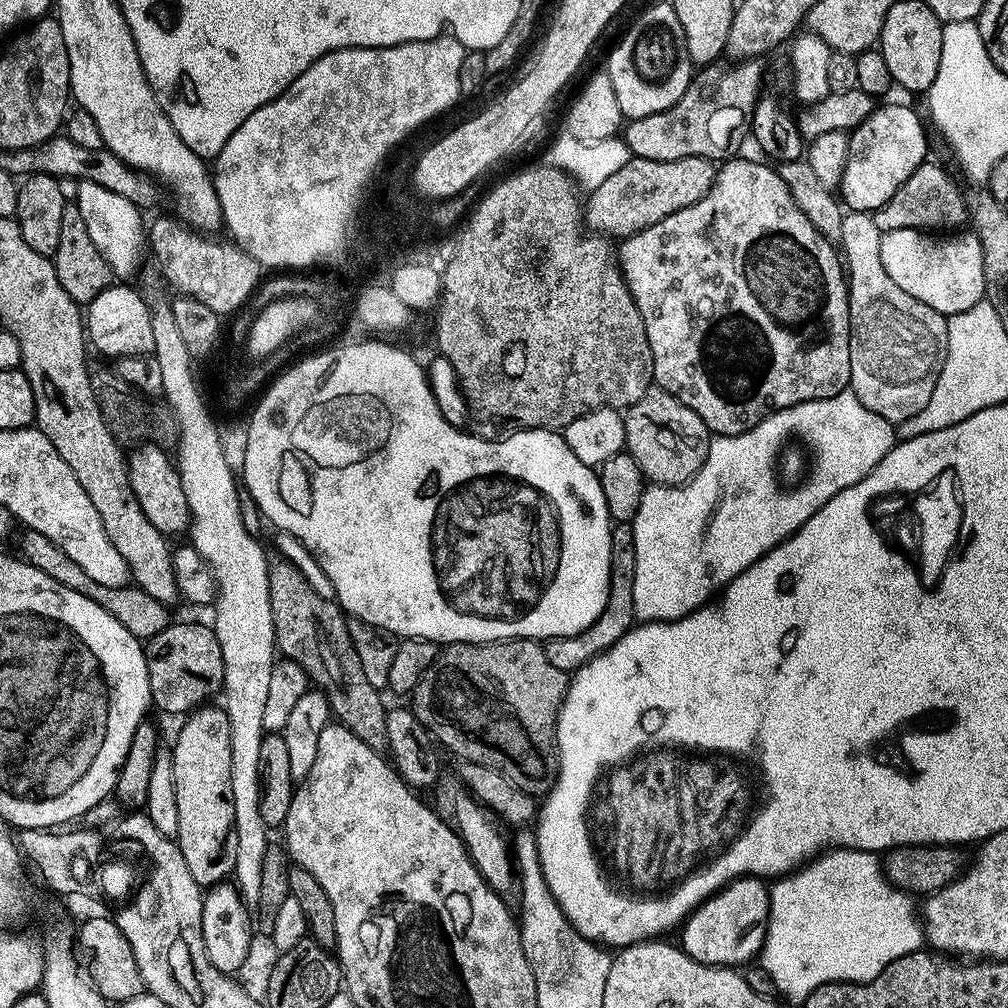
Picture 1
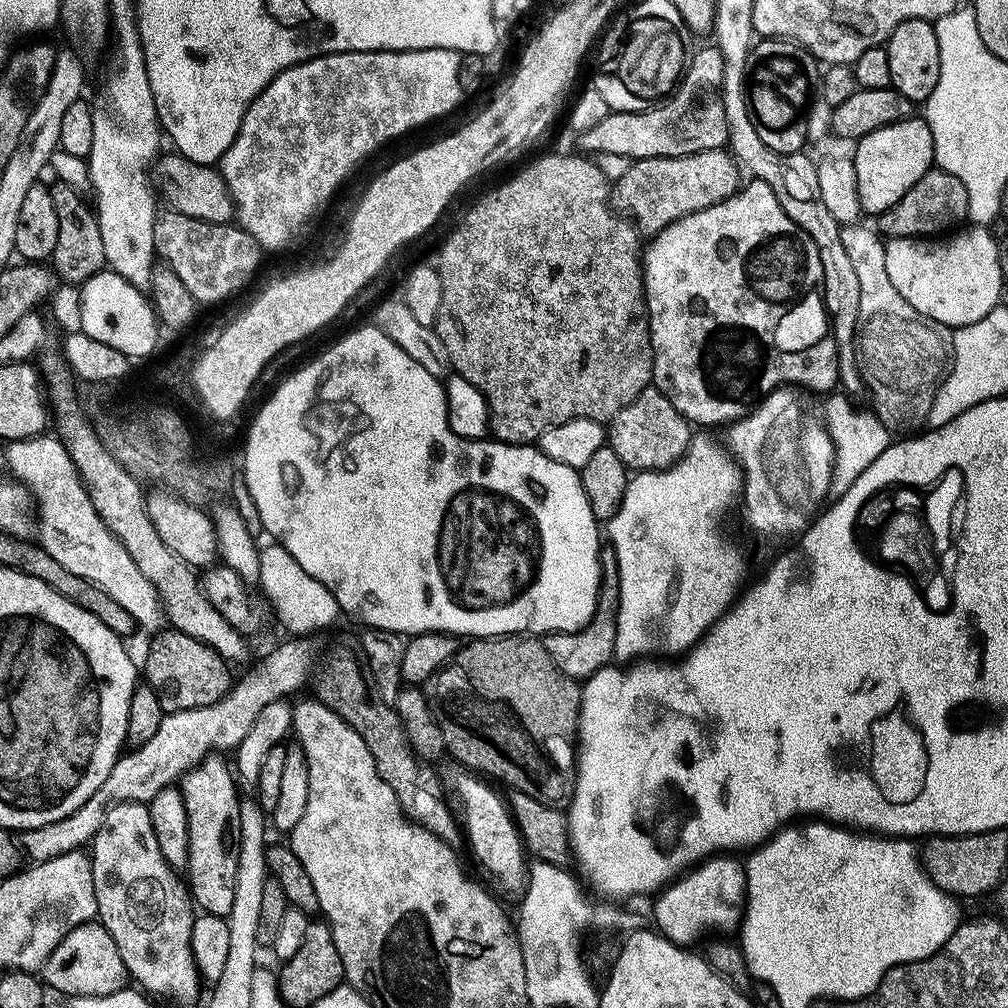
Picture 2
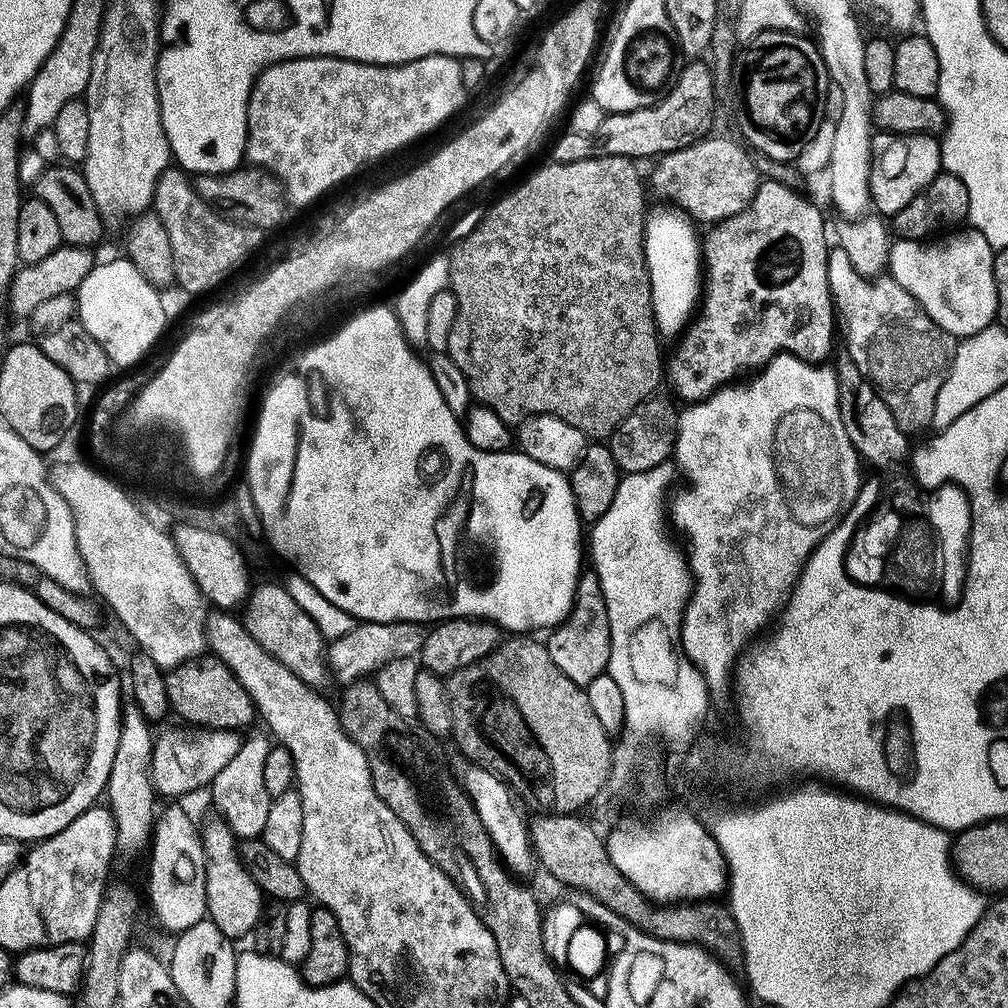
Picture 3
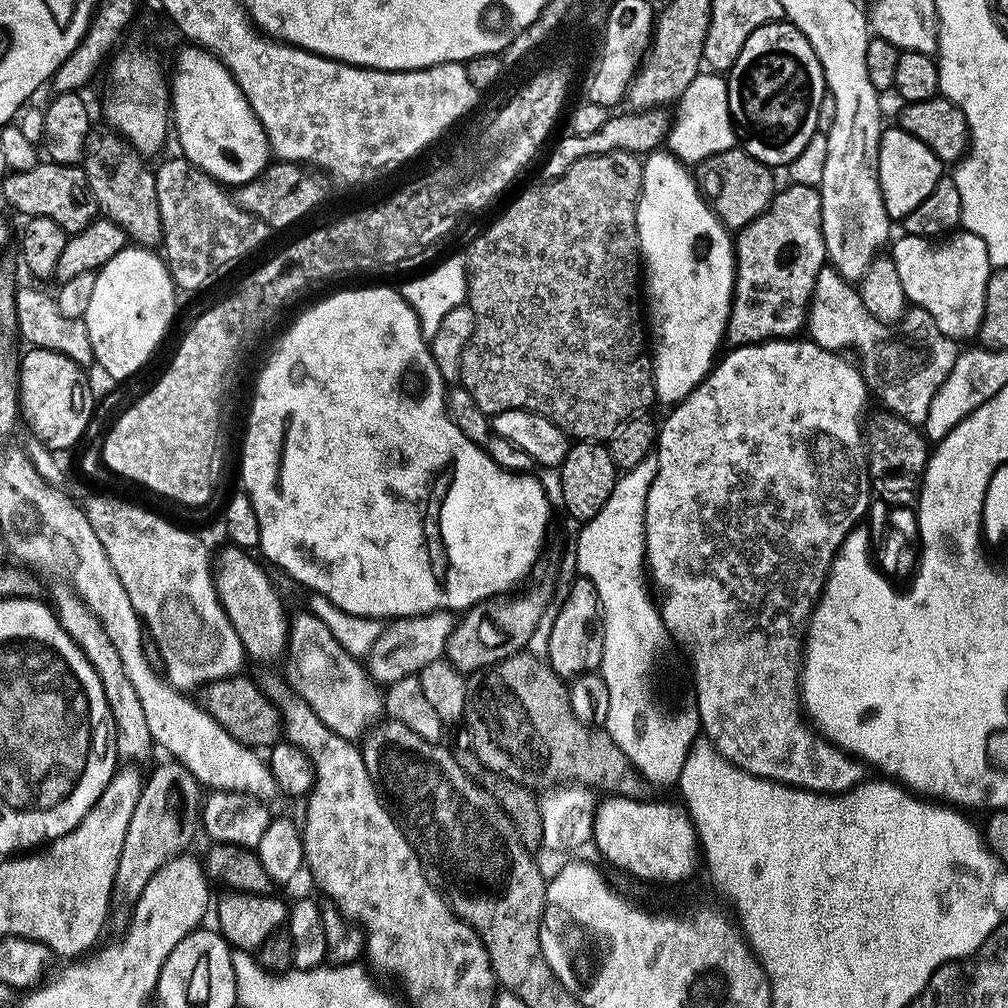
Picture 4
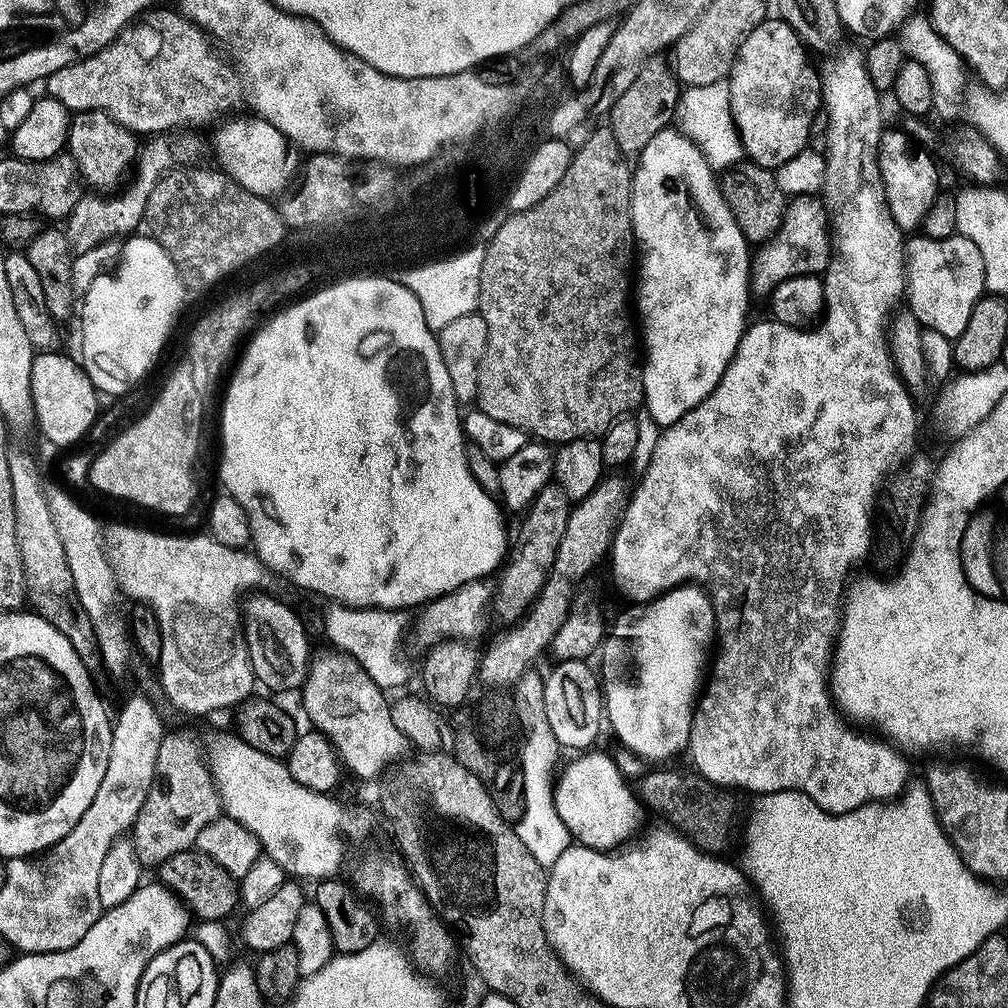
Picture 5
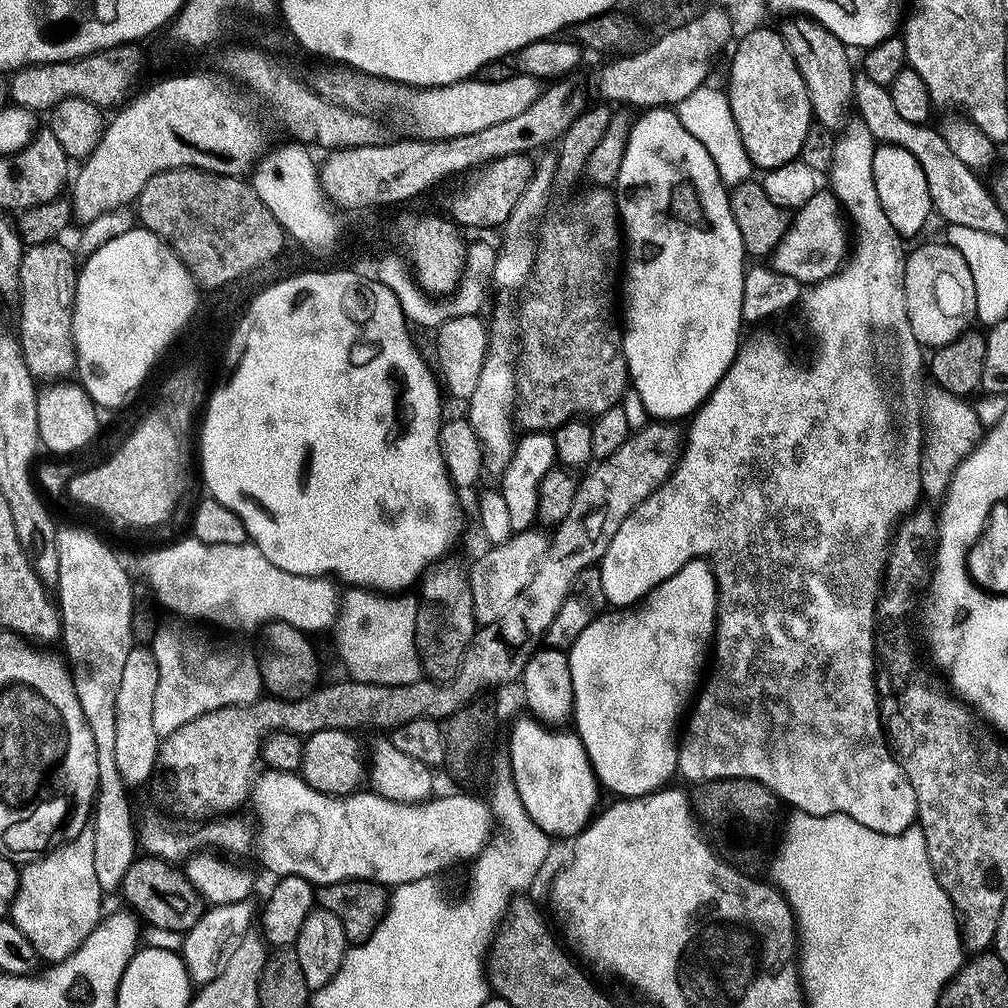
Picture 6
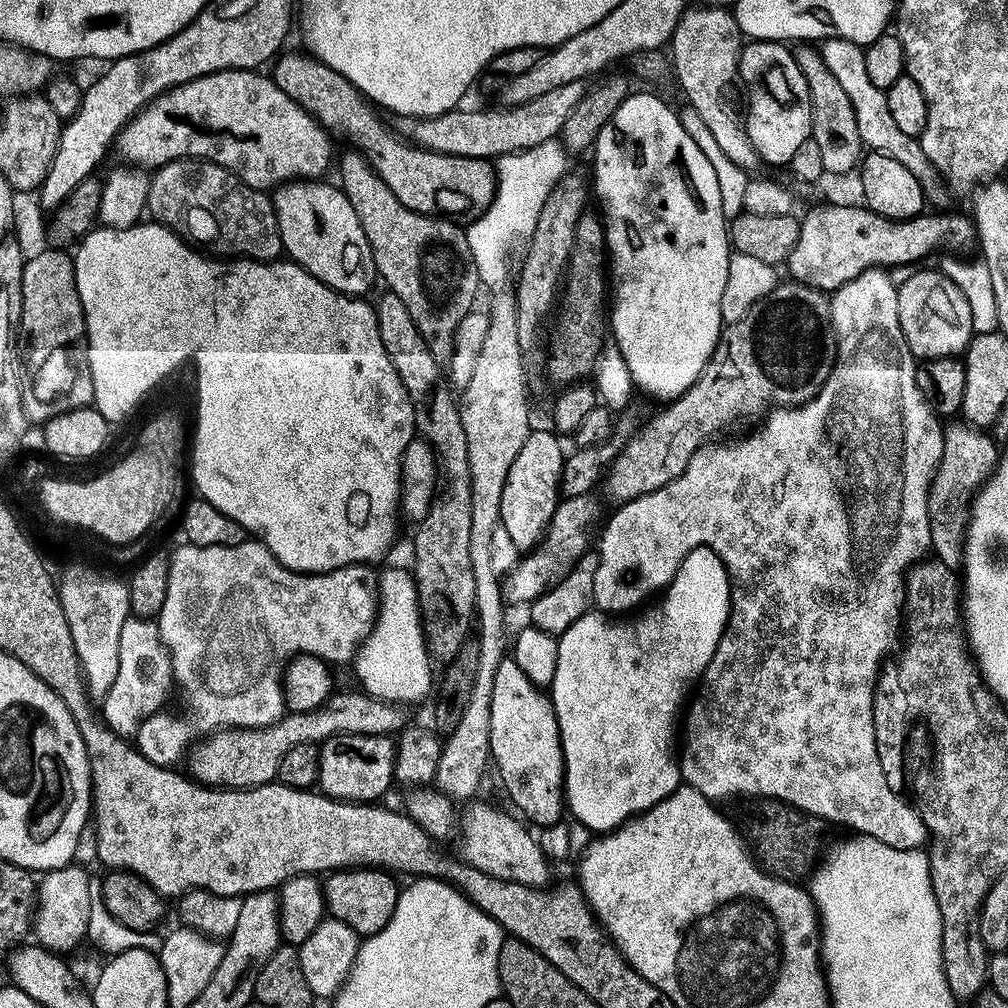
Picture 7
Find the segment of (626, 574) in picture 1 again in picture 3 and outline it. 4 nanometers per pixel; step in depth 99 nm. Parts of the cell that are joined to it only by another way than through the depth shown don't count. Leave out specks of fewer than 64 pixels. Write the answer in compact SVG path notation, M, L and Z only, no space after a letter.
M584 570L576 584L576 597L570 614L561 624L547 633L546 647L554 666L570 678L570 682L587 686L594 678L605 675L610 662L610 614L606 610L606 598L602 594L602 582L594 570Z

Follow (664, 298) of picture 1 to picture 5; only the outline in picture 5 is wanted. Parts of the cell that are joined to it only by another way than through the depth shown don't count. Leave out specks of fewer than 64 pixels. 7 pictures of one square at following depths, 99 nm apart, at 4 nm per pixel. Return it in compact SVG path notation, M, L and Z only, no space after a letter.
M819 195L798 196L787 201L778 230L755 249L750 260L750 288L768 294L783 280L823 273L832 256L828 212Z

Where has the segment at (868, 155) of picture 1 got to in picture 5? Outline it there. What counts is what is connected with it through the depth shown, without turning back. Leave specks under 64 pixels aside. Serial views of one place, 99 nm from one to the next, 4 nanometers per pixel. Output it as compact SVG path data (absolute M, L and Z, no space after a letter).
M885 130L880 133L880 149L876 155L888 209L904 234L912 234L919 229L926 210L930 210L938 195L935 166L931 158L926 153L919 152L912 143L913 137L906 132Z

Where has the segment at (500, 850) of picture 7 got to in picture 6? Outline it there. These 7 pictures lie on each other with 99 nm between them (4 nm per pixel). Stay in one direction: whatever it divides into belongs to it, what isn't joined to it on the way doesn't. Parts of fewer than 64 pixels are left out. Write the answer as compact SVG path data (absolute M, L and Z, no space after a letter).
M261 771L252 784L252 793L250 795L250 808L256 811L256 820L254 819L256 827L254 832L254 848L257 853L260 851L260 860L273 872L273 877L297 876L298 878L306 878L314 886L333 884L334 882L342 882L343 880L372 880L375 884L395 886L397 884L421 880L427 876L435 877L437 875L436 872L450 867L451 864L458 863L459 860L472 862L494 836L494 831L492 831L492 826L494 828L494 819L487 799L479 800L476 796L467 796L464 792L456 792L453 796L438 797L439 795L437 795L435 798L429 798L423 803L400 804L398 801L387 800L376 793L376 791L364 791L357 790L351 796L345 797L329 796L326 793L320 793L318 790L312 789L304 781L303 777L295 772Z

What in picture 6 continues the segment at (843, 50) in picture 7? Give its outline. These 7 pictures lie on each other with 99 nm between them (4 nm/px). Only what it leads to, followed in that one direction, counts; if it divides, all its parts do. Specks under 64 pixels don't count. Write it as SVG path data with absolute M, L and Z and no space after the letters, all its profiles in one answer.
M862 74L853 77L853 99L859 119L864 121L874 139L882 144L902 146L902 150L910 150L910 154L918 158L918 166L922 166L922 174L926 174L926 186L930 186L935 215L940 215L945 225L957 224L999 234L1005 231L1006 218L996 199L990 195L989 187L980 182L981 177L970 166L966 166L966 162L962 162L962 158L958 158L950 146L946 146L943 136L935 127L906 122L906 118L901 118L895 109L888 89L878 86Z

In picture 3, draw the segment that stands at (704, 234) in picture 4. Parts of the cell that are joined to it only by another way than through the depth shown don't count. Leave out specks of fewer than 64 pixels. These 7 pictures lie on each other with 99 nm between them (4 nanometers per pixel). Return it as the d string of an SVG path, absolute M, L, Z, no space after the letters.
M671 211L656 212L653 216L651 213L644 226L644 260L648 264L648 277L652 279L652 307L656 309L659 331L665 337L674 335L676 331L679 333L689 323L702 288L701 237L696 237L691 228L693 225L679 211Z

